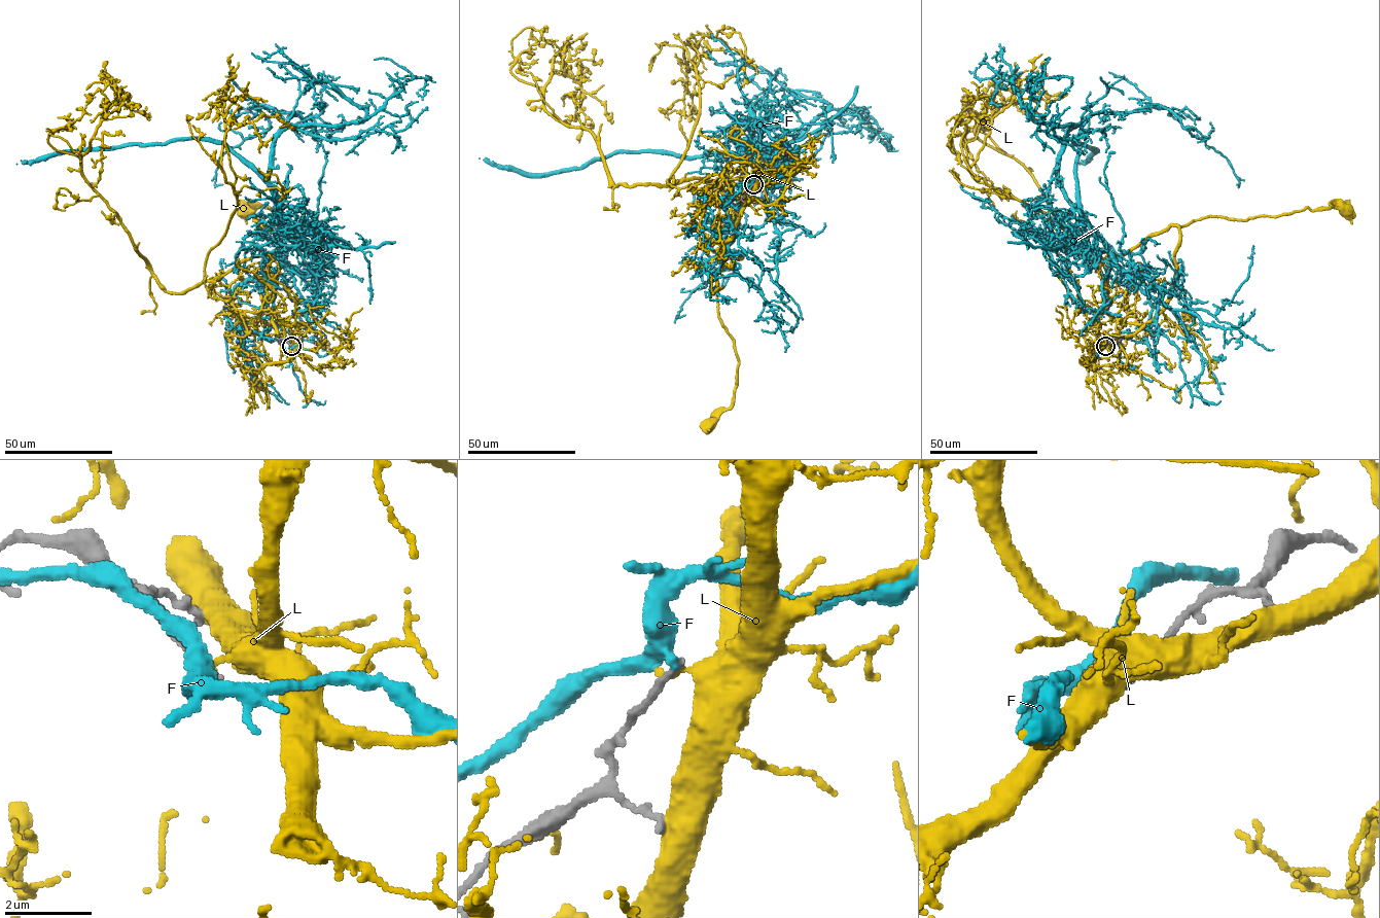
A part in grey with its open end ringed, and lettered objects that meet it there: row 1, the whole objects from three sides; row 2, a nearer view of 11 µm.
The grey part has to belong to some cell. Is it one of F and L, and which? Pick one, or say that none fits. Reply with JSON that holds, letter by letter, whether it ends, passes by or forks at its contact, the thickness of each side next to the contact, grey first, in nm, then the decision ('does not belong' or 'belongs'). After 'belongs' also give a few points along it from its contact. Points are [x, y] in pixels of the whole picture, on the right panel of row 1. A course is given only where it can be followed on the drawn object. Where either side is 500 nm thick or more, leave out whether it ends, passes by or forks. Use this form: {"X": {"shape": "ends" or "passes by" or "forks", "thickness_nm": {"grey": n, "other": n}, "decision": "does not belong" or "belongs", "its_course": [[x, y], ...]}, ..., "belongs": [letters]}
{"F": {"shape": "ends", "thickness_nm": {"grey": 180, "other": 360}, "decision": "does not belong"}, "L": {"shape": "ends", "thickness_nm": {"grey": 200, "other": 240}, "decision": "does not belong"}, "belongs": []}

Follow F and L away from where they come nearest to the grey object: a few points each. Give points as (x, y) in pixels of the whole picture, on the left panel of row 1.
F: (290, 346), (260, 334), (276, 318), (270, 152), (296, 112), (257, 105), (270, 128), (219, 159), (222, 184)
L: (290, 345), (277, 331), (262, 297), (278, 237), (254, 217), (273, 216), (275, 209), (247, 211)

